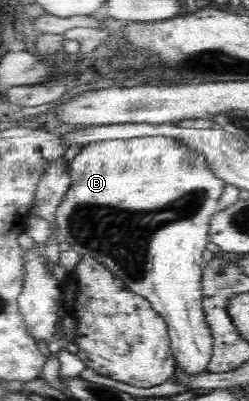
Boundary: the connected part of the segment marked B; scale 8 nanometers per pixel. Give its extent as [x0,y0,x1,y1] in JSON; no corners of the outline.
[56,137,226,377]

